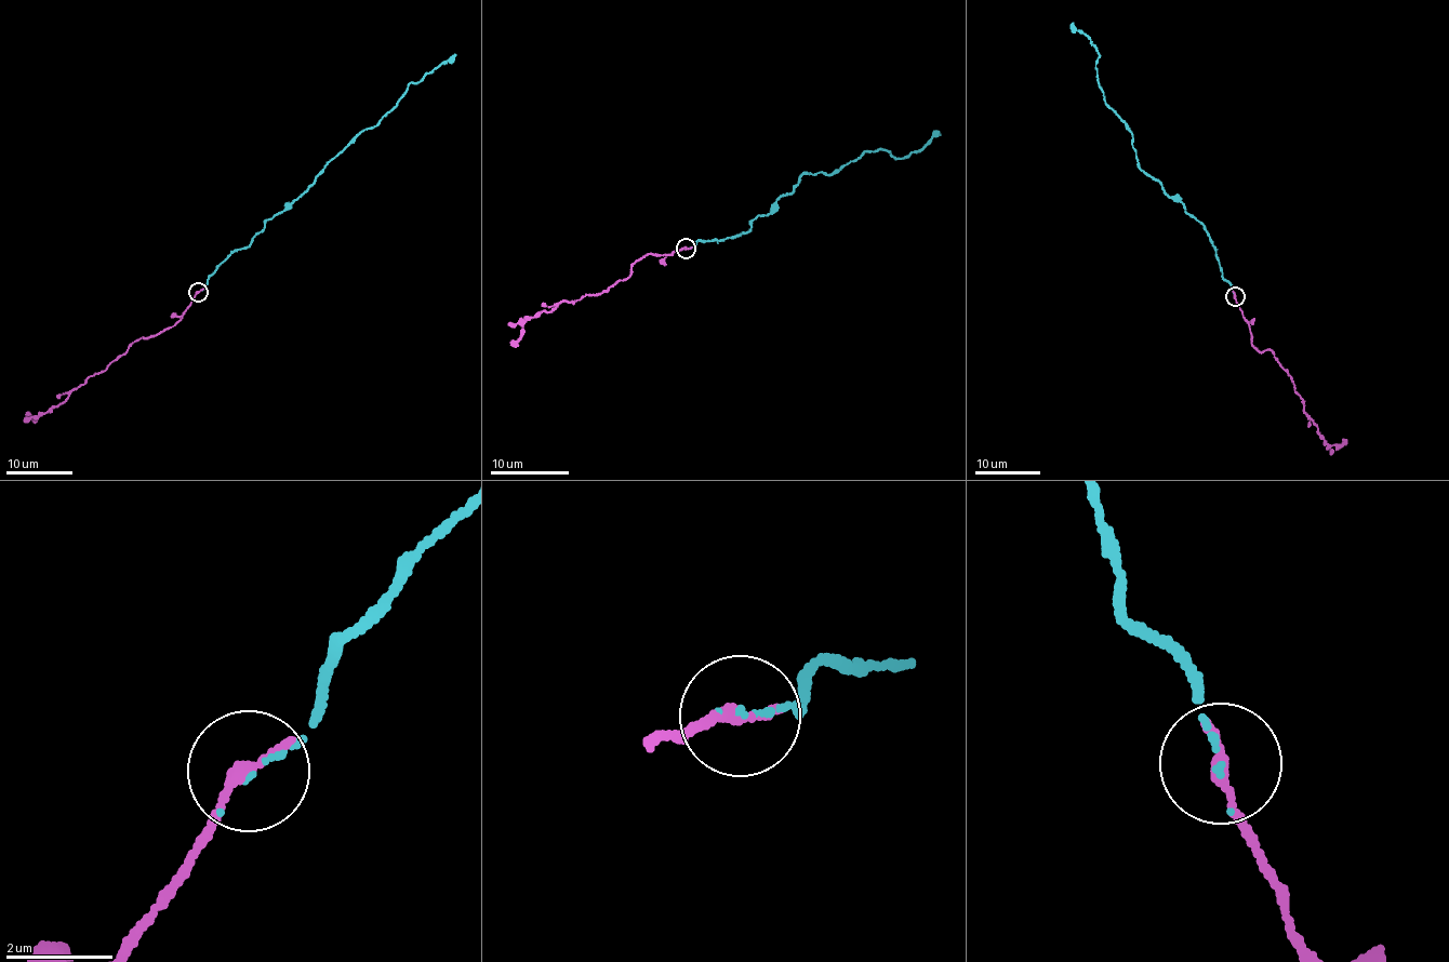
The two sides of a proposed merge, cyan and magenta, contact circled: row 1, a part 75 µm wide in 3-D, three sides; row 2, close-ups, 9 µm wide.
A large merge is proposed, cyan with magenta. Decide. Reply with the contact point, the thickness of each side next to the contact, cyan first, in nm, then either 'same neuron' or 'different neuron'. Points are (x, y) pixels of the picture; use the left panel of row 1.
at (198, 292); 70 nm thick on the cyan side, 240 nm on the other; same neuron

